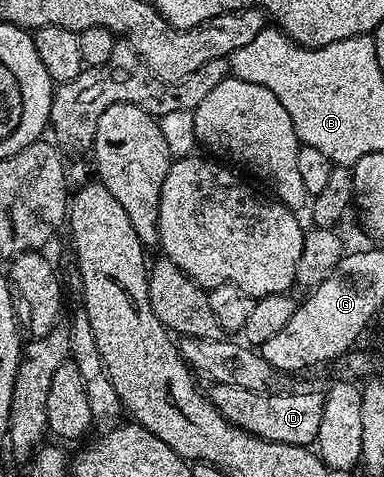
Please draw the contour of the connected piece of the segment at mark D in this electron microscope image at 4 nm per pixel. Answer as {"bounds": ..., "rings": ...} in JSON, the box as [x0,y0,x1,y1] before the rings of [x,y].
{"bounds":[209,384,325,446],"rings":[[[211,384],[209,395],[211,401],[221,410],[221,414],[229,423],[244,428],[249,434],[260,436],[262,440],[285,442],[311,446],[319,439],[321,414],[325,396],[320,392],[283,392],[271,390],[254,392],[241,390],[241,386],[225,386]]]}

